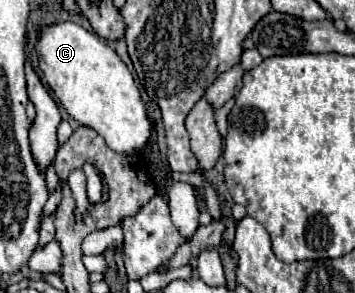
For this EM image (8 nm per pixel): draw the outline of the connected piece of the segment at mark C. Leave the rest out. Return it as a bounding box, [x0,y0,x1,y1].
[36,22,152,154]

